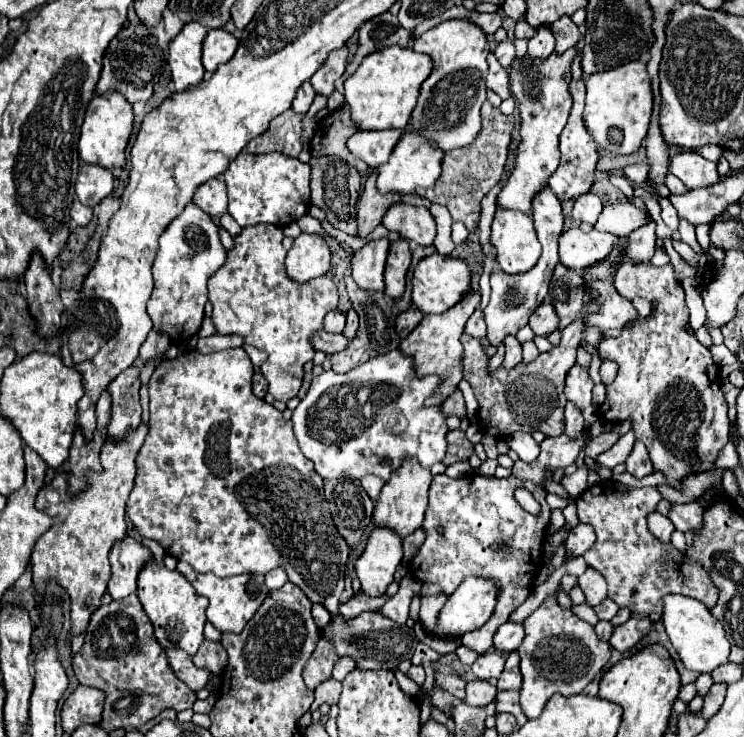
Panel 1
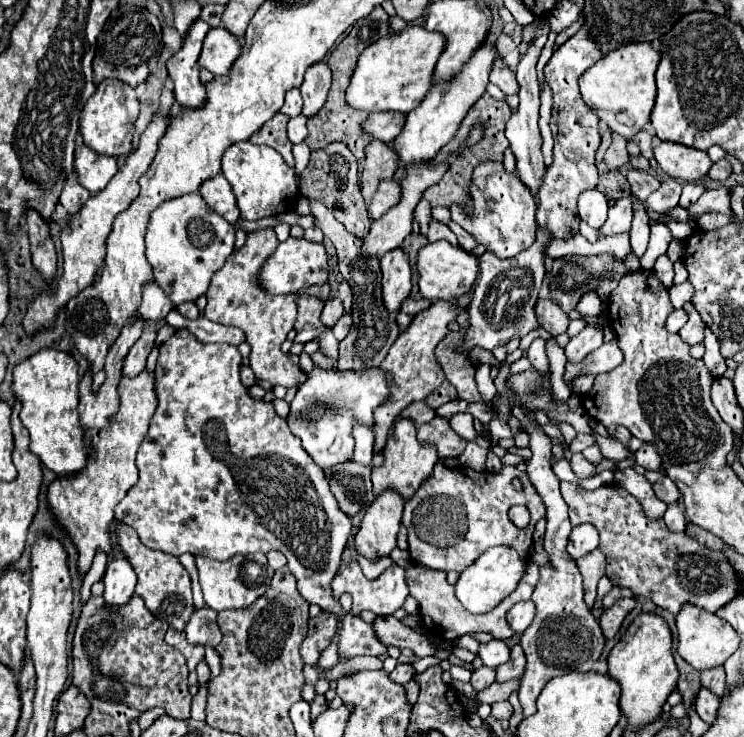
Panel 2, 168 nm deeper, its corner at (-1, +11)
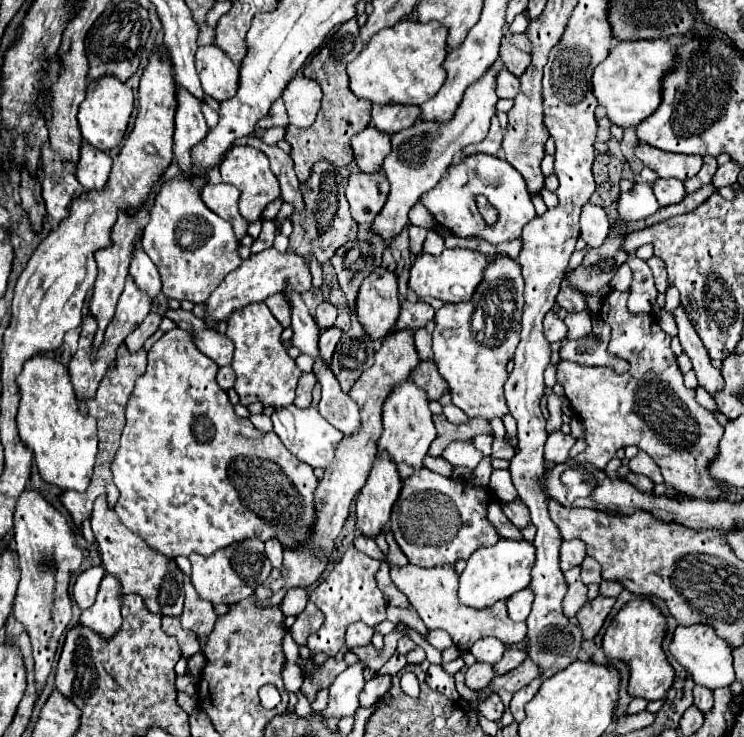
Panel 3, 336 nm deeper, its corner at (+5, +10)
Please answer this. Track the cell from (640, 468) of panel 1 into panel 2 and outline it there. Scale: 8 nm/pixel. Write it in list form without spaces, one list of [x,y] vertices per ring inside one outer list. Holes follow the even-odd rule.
[[[645,442],[637,452],[635,452],[635,462],[639,466],[643,466],[645,470],[661,470],[661,460],[659,460],[659,454],[655,450],[653,444]]]

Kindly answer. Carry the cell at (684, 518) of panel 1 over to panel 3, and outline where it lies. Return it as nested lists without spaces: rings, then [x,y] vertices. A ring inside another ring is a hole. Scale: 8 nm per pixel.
[[[627,473],[627,475],[625,475],[625,481],[629,481],[629,483],[637,485],[641,491],[643,491],[643,489],[653,489],[653,481],[649,481],[649,477],[645,477],[645,475]]]

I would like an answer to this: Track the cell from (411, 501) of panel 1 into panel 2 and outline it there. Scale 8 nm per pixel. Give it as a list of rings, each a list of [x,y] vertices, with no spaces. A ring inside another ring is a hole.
[[[411,420],[395,422],[395,434],[385,444],[385,462],[383,462],[383,466],[373,468],[373,474],[371,474],[373,492],[381,494],[385,490],[393,490],[403,500],[409,500],[421,488],[421,484],[427,480],[427,476],[431,476],[437,458],[439,456],[437,456],[435,448],[427,448],[417,442],[417,430],[415,430],[415,424],[411,424]]]

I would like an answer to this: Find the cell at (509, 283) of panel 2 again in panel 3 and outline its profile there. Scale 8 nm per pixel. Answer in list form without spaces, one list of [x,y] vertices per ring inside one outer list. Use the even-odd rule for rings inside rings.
[[[493,257],[493,265],[485,271],[485,281],[477,287],[473,301],[443,305],[435,313],[433,331],[433,361],[441,377],[449,385],[451,401],[467,417],[505,417],[507,405],[503,397],[503,383],[507,381],[507,363],[513,359],[523,313],[523,277],[521,267],[509,257]]]

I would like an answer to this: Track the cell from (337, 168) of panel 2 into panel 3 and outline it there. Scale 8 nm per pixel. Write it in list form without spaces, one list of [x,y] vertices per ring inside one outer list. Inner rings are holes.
[[[319,161],[319,165],[313,169],[313,177],[307,183],[301,183],[301,193],[305,209],[301,211],[301,215],[293,213],[289,217],[289,221],[293,223],[293,233],[289,237],[287,251],[303,257],[305,263],[311,263],[311,257],[315,257],[319,265],[323,265],[335,255],[341,245],[357,239],[357,223],[353,221],[349,203],[345,201],[345,183],[337,167],[329,165],[329,161]]]

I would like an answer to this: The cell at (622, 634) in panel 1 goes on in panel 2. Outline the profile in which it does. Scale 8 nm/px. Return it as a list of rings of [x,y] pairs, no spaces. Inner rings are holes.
[[[629,598],[629,600],[619,600],[619,604],[615,604],[615,606],[611,606],[609,610],[603,612],[603,616],[599,618],[599,624],[601,624],[603,634],[605,634],[607,640],[611,640],[619,632],[623,620],[627,618],[627,614],[633,608],[635,608],[635,600]]]

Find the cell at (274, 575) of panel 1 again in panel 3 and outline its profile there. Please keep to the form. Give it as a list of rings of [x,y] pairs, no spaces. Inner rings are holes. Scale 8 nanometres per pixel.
[[[277,537],[265,541],[265,553],[269,557],[269,561],[273,563],[273,567],[277,567],[281,563],[281,557],[283,557],[283,545]]]

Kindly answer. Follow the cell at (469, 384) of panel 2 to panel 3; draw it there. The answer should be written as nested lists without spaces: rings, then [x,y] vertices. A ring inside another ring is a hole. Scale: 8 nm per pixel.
[[[417,329],[413,333],[413,339],[415,339],[415,349],[417,349],[419,359],[433,359],[433,355],[431,355],[431,335],[425,329]]]

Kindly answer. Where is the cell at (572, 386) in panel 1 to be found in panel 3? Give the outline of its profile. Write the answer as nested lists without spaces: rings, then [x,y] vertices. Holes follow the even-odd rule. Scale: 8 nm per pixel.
[[[569,311],[565,317],[565,325],[569,329],[567,339],[577,339],[589,335],[591,329],[591,315],[587,311]]]

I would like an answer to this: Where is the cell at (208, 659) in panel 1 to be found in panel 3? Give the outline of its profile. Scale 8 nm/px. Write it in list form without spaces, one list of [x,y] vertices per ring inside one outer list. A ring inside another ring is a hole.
[[[185,577],[185,609],[181,615],[181,625],[199,637],[209,635],[213,631],[213,621],[217,619],[213,605],[201,597],[197,597],[197,591],[193,589],[193,583],[189,577]]]

